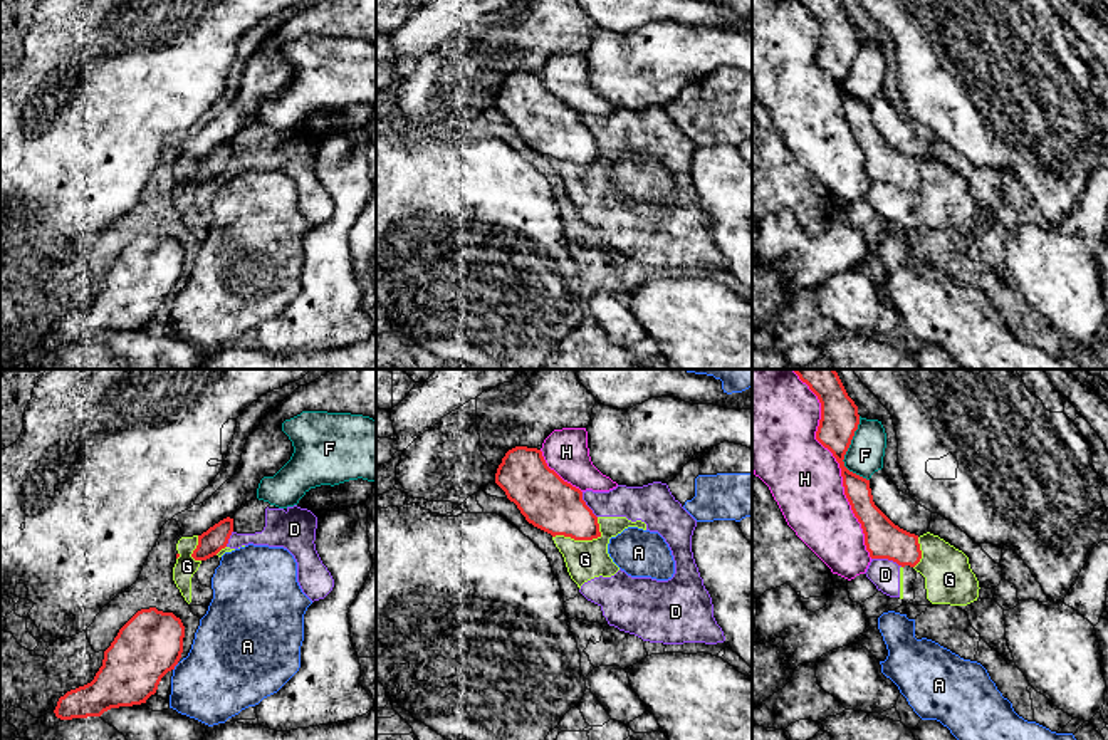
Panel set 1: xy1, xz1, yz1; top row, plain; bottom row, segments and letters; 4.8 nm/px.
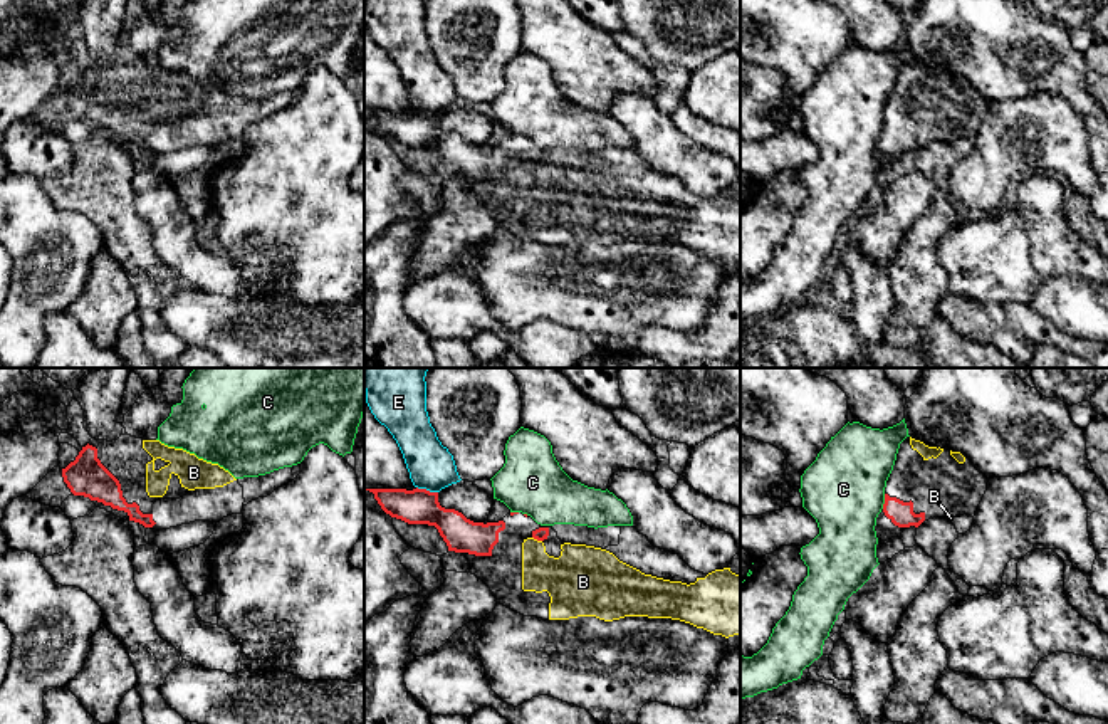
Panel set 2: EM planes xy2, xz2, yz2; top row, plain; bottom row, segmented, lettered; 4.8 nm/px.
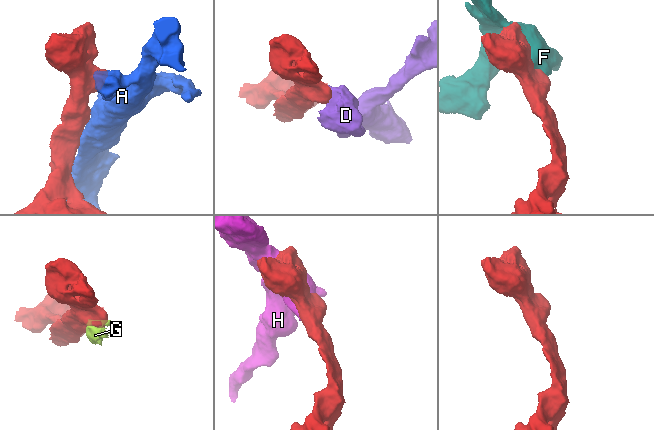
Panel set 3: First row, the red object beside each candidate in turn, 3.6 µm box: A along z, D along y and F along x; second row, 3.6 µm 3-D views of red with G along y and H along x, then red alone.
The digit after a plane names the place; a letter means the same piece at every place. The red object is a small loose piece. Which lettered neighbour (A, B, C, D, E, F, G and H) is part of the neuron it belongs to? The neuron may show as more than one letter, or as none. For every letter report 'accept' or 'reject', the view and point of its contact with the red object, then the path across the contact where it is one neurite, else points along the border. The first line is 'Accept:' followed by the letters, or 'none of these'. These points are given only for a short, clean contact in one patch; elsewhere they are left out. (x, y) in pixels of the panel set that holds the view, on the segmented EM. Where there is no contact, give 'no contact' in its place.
Accept: B
A: reject | xy1 (175, 665)
B: accept | xz2 (538, 540) | across xz2 (541, 533), (538, 540), (538, 553), (571, 580)
C: reject | yz2 (885, 501) | along yz2 (885, 494), (882, 508)
D: reject | yz1 (887, 557) | along yz1 (872, 557), (887, 557), (902, 566)
E: reject | xz2 (427, 491)
F: reject | yz1 (845, 453)
G: reject | xz1 (585, 539) | along xz1 (598, 517), (600, 534), (596, 537), (553, 537)
H: reject | yz1 (838, 462)

